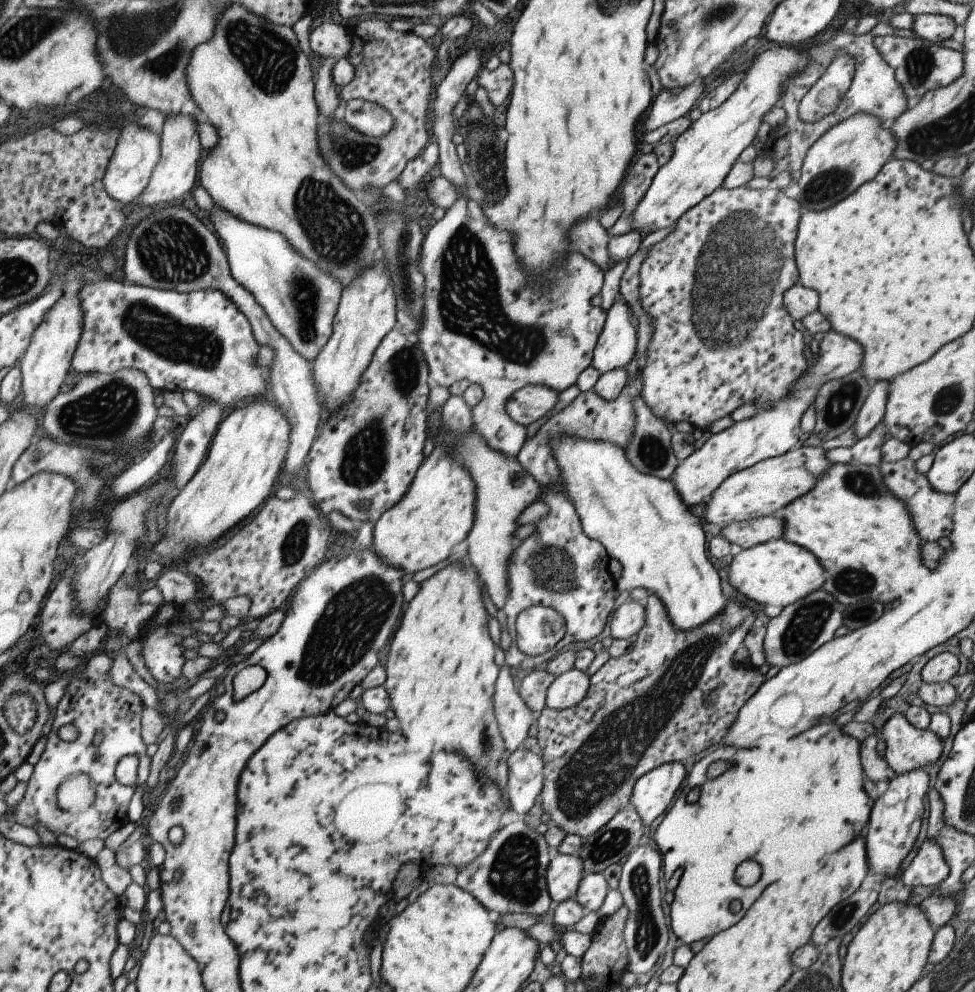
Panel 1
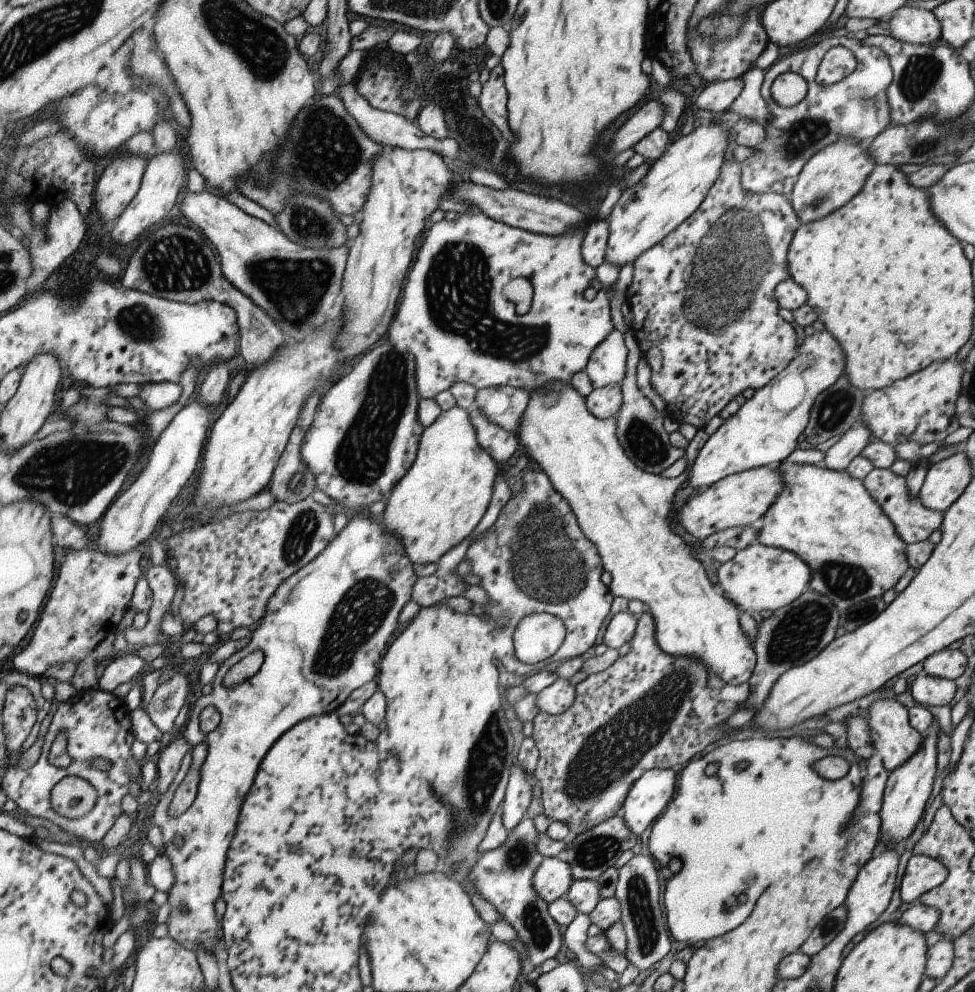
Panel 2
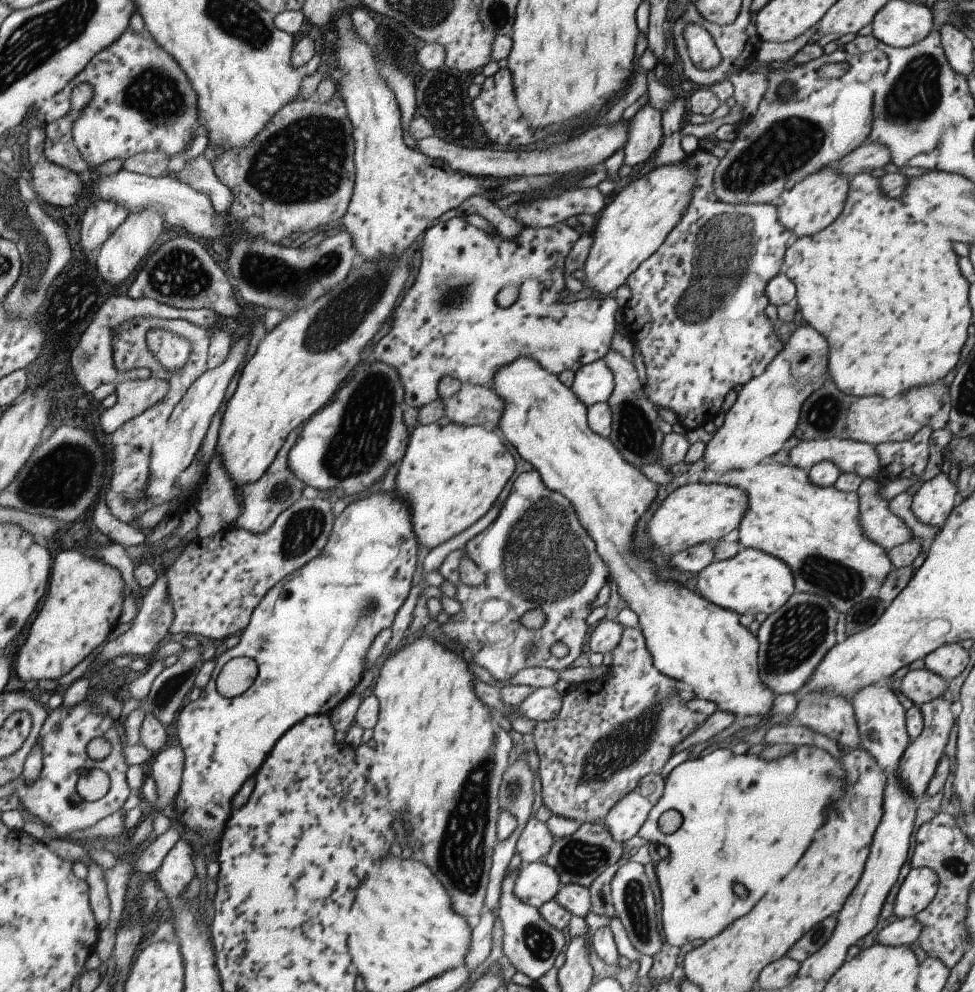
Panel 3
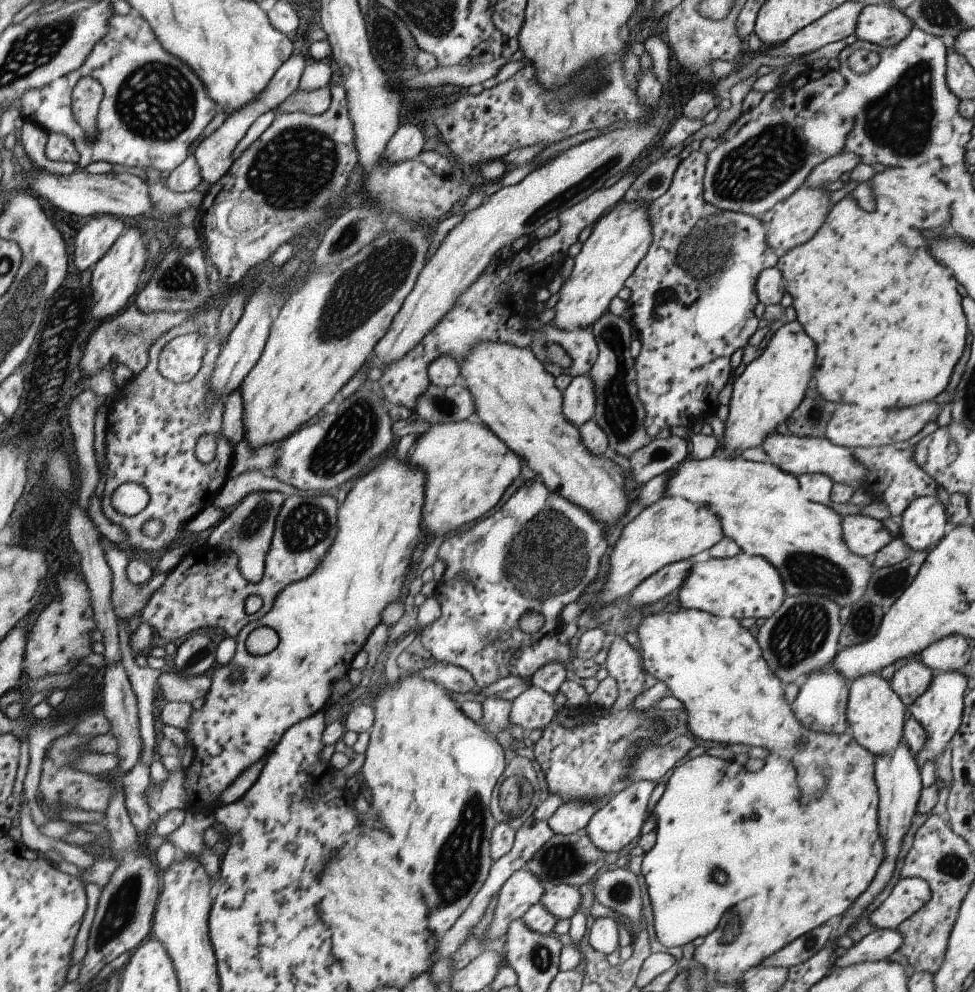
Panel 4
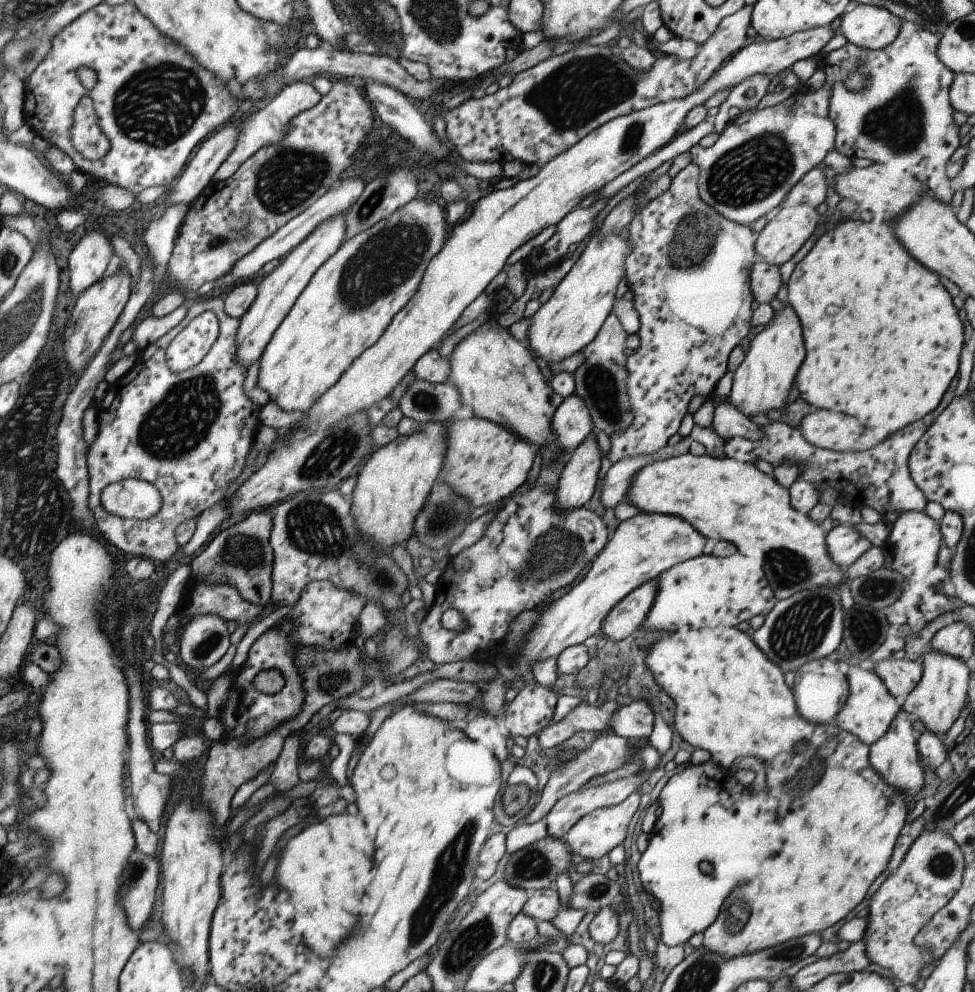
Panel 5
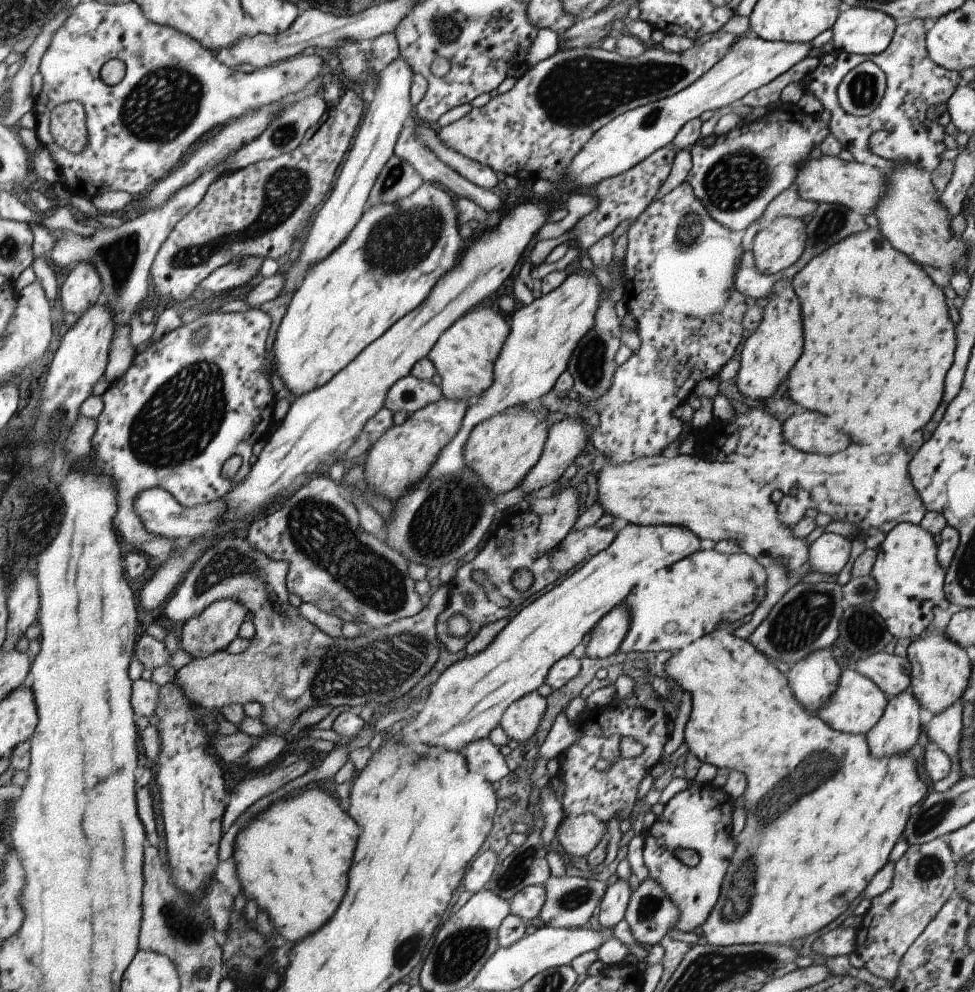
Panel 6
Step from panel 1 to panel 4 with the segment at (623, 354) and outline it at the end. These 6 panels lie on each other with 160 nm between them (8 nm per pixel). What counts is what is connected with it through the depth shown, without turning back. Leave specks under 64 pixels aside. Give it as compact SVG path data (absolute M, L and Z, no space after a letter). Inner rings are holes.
M589 375L573 377L562 390L562 413L577 428L594 415L594 402L594 382Z

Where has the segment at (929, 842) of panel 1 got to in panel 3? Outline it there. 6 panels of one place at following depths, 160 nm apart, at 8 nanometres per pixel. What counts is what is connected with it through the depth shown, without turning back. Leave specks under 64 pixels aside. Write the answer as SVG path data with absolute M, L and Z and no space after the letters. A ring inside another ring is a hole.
M927 867L910 868L896 894L892 912L898 918L915 916L935 896L938 878Z

